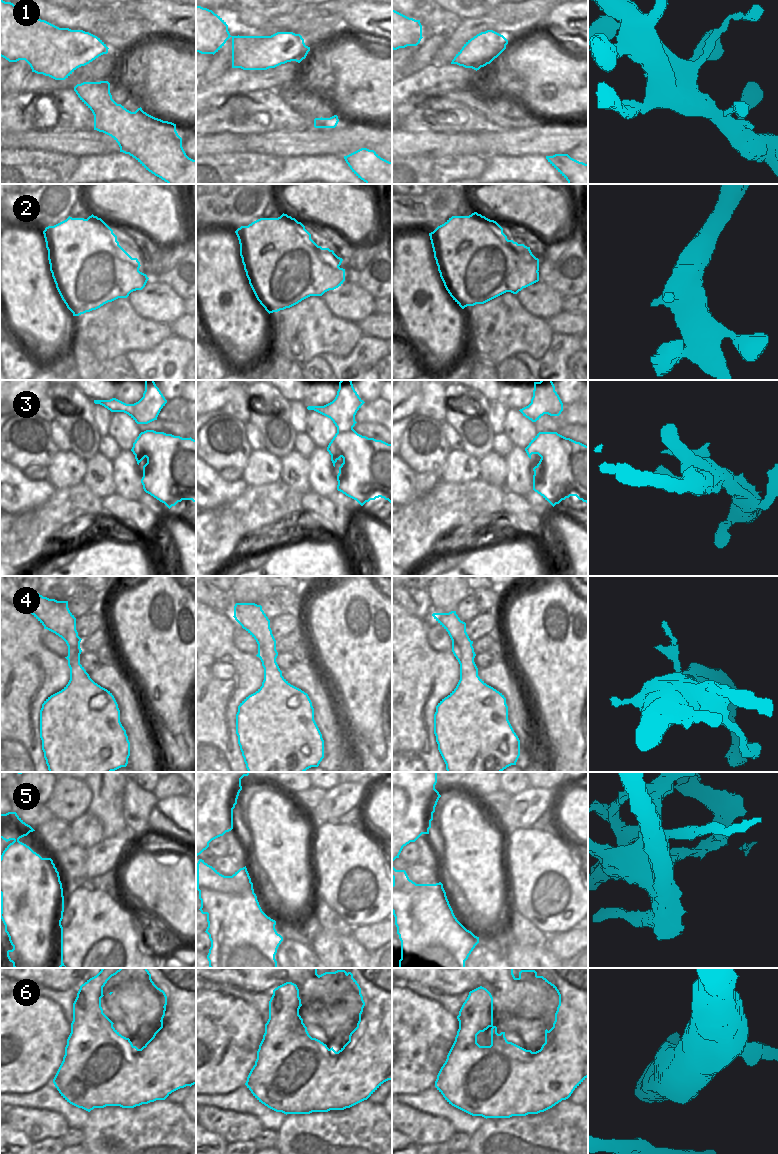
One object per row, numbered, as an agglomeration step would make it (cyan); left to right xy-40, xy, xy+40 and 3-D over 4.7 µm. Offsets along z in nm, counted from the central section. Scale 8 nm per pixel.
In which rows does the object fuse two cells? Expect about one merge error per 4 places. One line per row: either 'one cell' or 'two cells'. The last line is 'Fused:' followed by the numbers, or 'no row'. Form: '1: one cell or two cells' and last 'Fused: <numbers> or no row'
1: one cell
2: two cells
3: one cell
4: one cell
5: two cells
6: one cell
Fused: 2, 5

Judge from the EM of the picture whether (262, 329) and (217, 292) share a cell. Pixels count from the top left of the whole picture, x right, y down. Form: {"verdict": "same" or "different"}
{"verdict": "different"}

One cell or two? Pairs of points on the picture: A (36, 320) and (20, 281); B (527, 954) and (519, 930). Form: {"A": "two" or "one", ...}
{"A": "one", "B": "two"}

